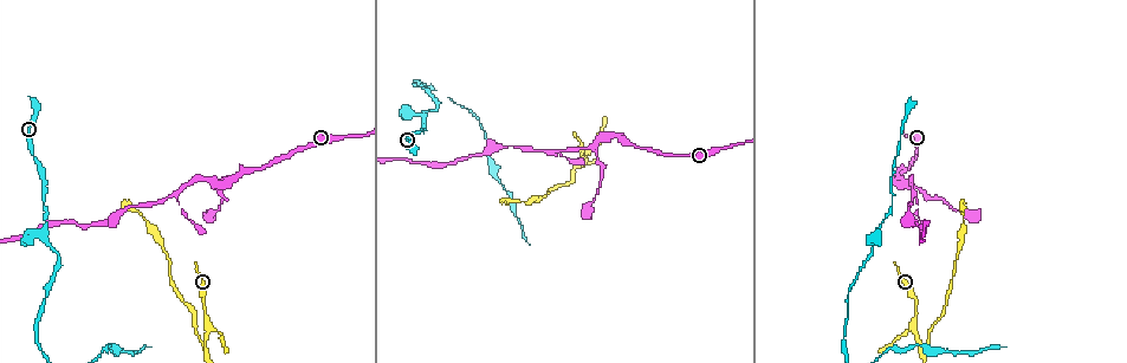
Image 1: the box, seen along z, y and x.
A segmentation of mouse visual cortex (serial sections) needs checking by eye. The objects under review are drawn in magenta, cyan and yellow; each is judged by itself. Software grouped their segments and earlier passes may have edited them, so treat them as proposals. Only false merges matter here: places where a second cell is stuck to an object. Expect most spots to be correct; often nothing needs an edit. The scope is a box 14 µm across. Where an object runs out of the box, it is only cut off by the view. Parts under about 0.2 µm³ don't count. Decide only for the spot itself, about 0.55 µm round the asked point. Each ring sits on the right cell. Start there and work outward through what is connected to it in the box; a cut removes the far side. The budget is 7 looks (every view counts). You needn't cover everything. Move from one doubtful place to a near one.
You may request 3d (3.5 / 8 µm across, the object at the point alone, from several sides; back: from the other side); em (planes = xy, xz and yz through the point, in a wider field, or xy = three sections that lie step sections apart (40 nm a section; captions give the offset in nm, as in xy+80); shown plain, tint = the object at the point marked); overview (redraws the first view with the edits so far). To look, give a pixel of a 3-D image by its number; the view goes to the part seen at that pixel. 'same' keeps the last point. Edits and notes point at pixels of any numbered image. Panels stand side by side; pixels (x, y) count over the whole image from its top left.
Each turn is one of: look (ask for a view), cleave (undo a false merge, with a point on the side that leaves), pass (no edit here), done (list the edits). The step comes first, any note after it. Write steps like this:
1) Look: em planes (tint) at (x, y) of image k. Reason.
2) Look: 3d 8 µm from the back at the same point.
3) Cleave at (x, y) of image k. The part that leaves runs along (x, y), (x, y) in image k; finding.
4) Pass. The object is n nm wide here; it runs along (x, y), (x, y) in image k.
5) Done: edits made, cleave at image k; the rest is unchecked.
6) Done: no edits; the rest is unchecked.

Look: 3d 3.5 µm from the back at (205, 342) of image 1. Branch point.

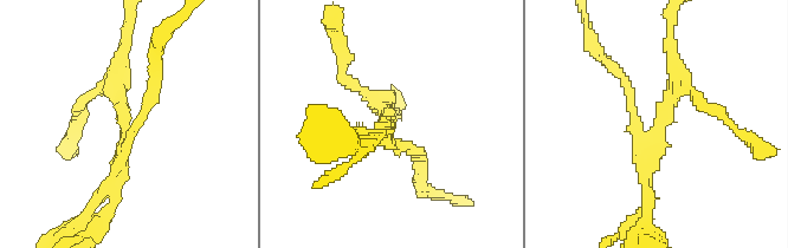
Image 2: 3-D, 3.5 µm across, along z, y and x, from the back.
Look: em planes (tint) at (390, 127) of image 2. Now the EM.

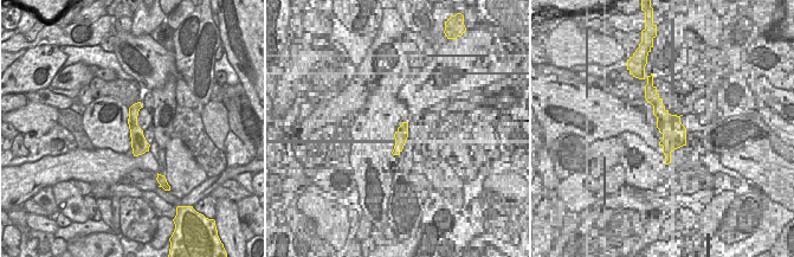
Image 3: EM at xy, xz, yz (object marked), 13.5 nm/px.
Cleave at (148, 104) of image 2. A second cell is stuck on.

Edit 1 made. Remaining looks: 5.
Look: overview.

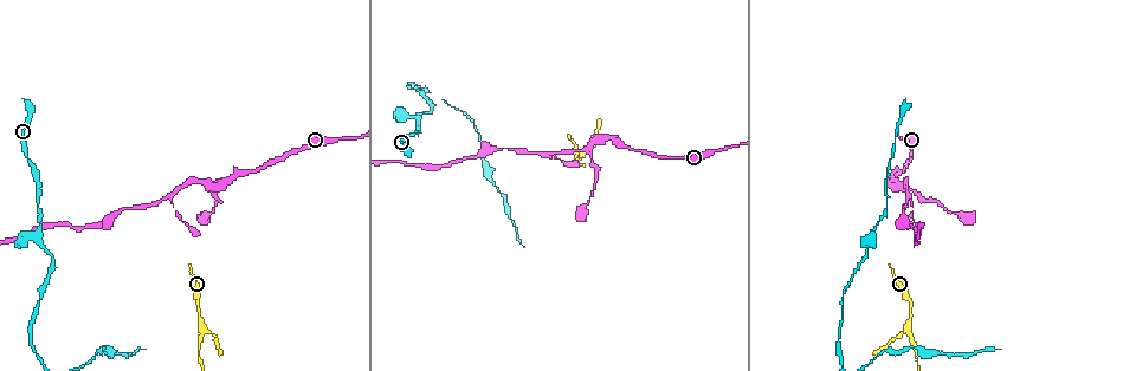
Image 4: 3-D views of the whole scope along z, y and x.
Look: 3d 3.5 µm at (539, 152) of image 4. Narrows sharply.

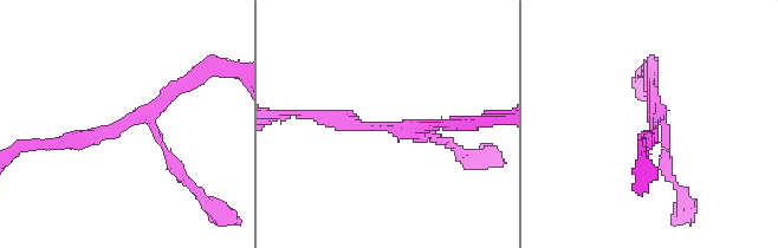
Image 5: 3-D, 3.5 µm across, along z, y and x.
Look: em xy step 3 (tint) at (654, 128) of image 5. Shape alone is not enough.

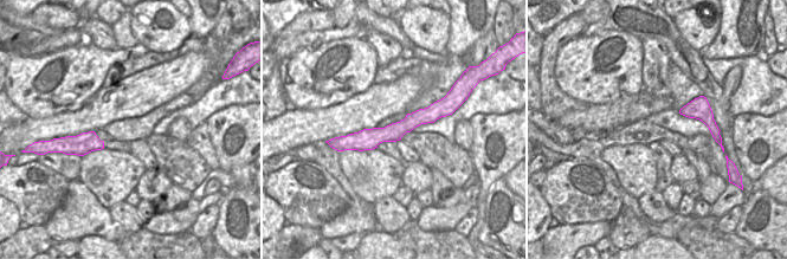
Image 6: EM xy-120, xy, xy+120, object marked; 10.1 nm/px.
Pass. It runs along (443, 112), (389, 134), (344, 140) in image 6; one cell here.

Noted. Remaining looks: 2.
Look: 3d 3.5 µm at (39, 201) of image 4. Narrows sharply.

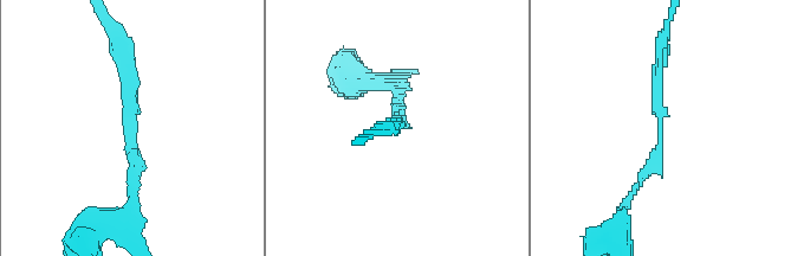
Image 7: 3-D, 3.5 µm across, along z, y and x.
Look: em xy step 1 (tint) at (126, 126) of image 7.

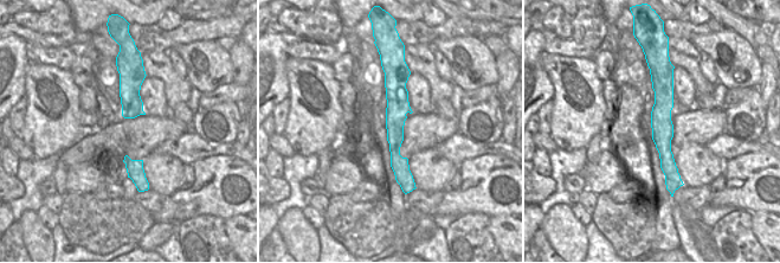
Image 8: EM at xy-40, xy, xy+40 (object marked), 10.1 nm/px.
Pass. It runs along (398, 79), (395, 159), (403, 180) in image 8; one cell here.

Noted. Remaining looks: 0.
Done: edits made, cleave at image 2; the rest is unchecked.

